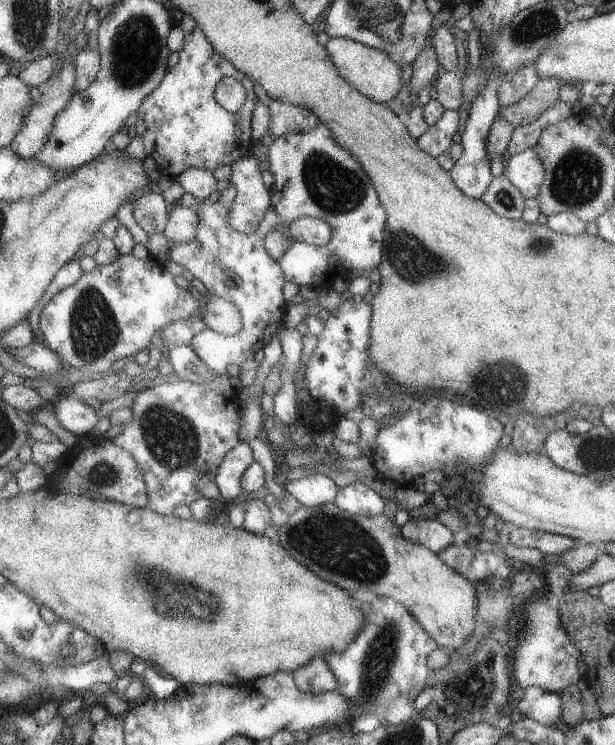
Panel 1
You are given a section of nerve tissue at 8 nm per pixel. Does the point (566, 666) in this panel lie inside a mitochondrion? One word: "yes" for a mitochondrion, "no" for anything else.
no

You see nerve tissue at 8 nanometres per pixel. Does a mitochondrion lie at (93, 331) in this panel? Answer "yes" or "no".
yes

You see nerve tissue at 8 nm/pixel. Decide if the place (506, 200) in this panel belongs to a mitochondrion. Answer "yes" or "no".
yes

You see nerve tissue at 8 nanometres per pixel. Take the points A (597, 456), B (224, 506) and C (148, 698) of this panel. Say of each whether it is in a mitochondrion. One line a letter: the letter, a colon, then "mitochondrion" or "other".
A: mitochondrion
B: other
C: other

